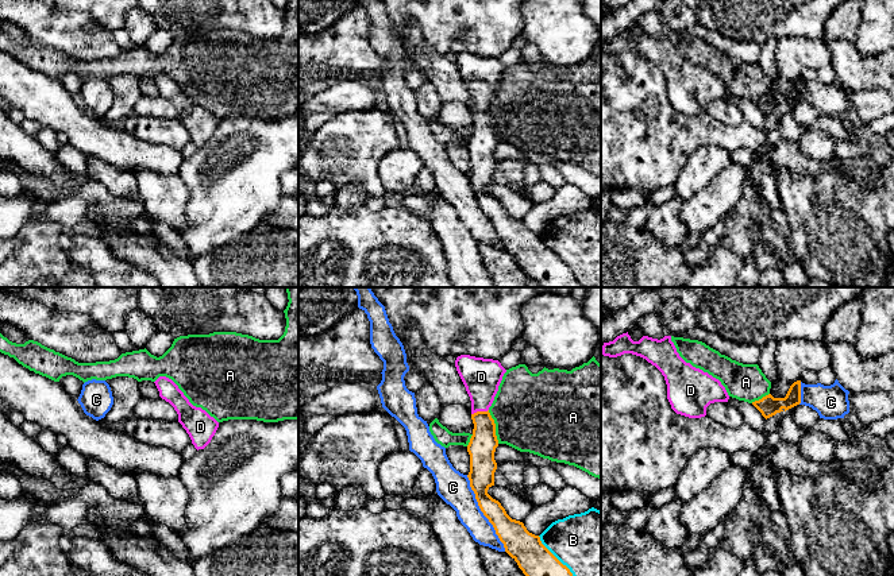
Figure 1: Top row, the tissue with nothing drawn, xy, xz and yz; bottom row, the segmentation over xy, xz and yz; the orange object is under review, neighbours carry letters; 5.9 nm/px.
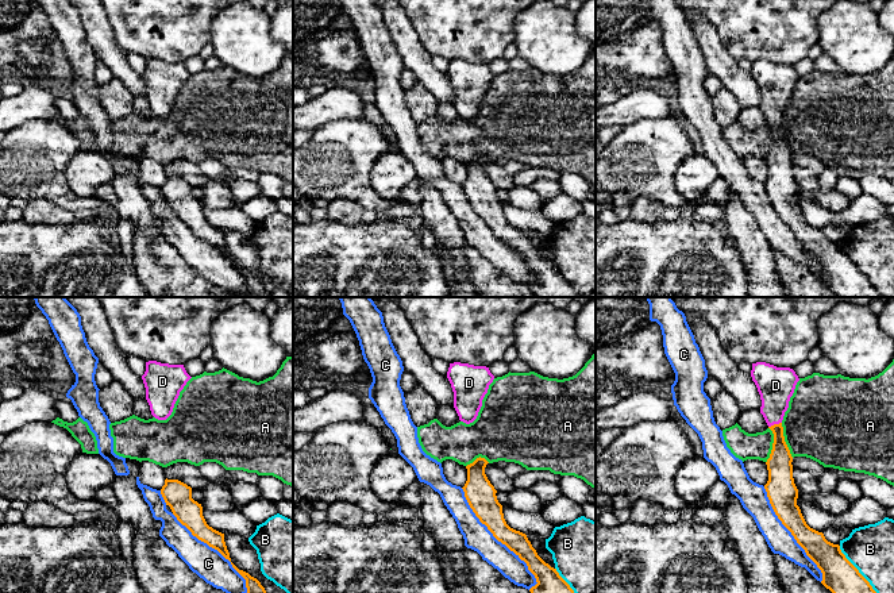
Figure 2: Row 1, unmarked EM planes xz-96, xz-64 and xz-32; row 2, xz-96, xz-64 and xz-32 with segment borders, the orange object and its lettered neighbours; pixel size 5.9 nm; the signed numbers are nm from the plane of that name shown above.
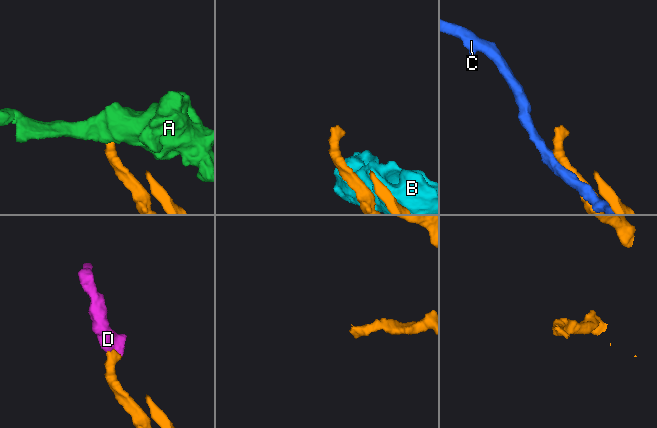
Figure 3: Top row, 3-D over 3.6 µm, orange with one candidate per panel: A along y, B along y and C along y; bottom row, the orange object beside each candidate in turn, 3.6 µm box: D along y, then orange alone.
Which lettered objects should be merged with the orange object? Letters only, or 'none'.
D

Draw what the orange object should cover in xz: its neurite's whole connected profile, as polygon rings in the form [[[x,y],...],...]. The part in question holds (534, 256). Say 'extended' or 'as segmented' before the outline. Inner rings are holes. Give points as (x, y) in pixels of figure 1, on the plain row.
extended; [[[470,53],[458,54],[455,65],[471,98],[471,117],[474,127],[467,143],[467,150],[470,152],[470,170],[467,175],[481,209],[493,223],[496,232],[504,241],[505,250],[517,260],[523,271],[535,279],[540,287],[581,287],[570,267],[542,241],[540,235],[529,231],[523,220],[512,217],[501,201],[488,192],[488,188],[494,183],[494,170],[497,167],[494,150],[498,144],[496,121],[489,111],[489,105],[494,98],[506,67],[498,58]]]

